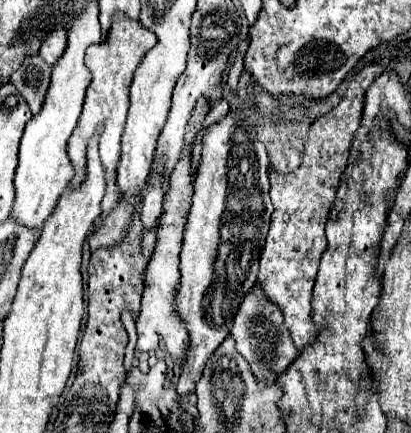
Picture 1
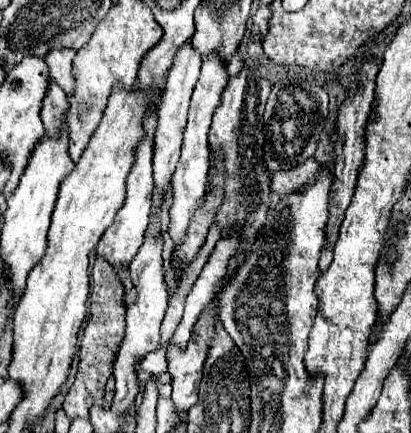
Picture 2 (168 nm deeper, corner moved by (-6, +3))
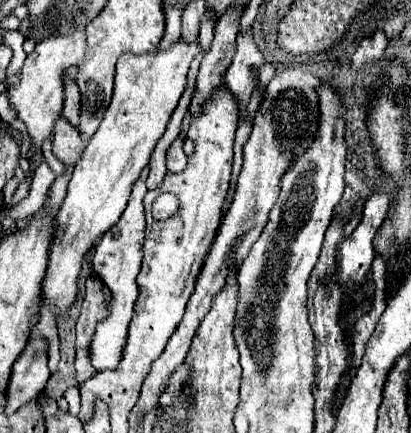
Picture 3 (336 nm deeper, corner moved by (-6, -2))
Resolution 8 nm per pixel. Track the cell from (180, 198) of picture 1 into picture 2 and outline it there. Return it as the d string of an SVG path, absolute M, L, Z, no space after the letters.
M207 54L207 58L203 58L199 80L197 80L197 84L193 88L191 106L189 106L189 122L187 122L187 128L185 128L185 134L183 134L181 158L179 158L177 170L173 174L173 206L169 210L169 216L171 216L169 234L173 238L173 244L183 242L187 226L189 226L195 210L203 202L205 192L207 192L207 172L209 172L207 132L211 128L213 112L221 102L221 94L223 94L223 88L227 86L227 82L229 82L227 62L223 62L223 58L219 58L219 54Z

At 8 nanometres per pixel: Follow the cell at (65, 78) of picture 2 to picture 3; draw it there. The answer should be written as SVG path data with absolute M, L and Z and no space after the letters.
M69 75L63 77L63 87L65 87L65 101L63 101L63 117L71 119L71 123L79 123L79 89L77 83L71 81Z

